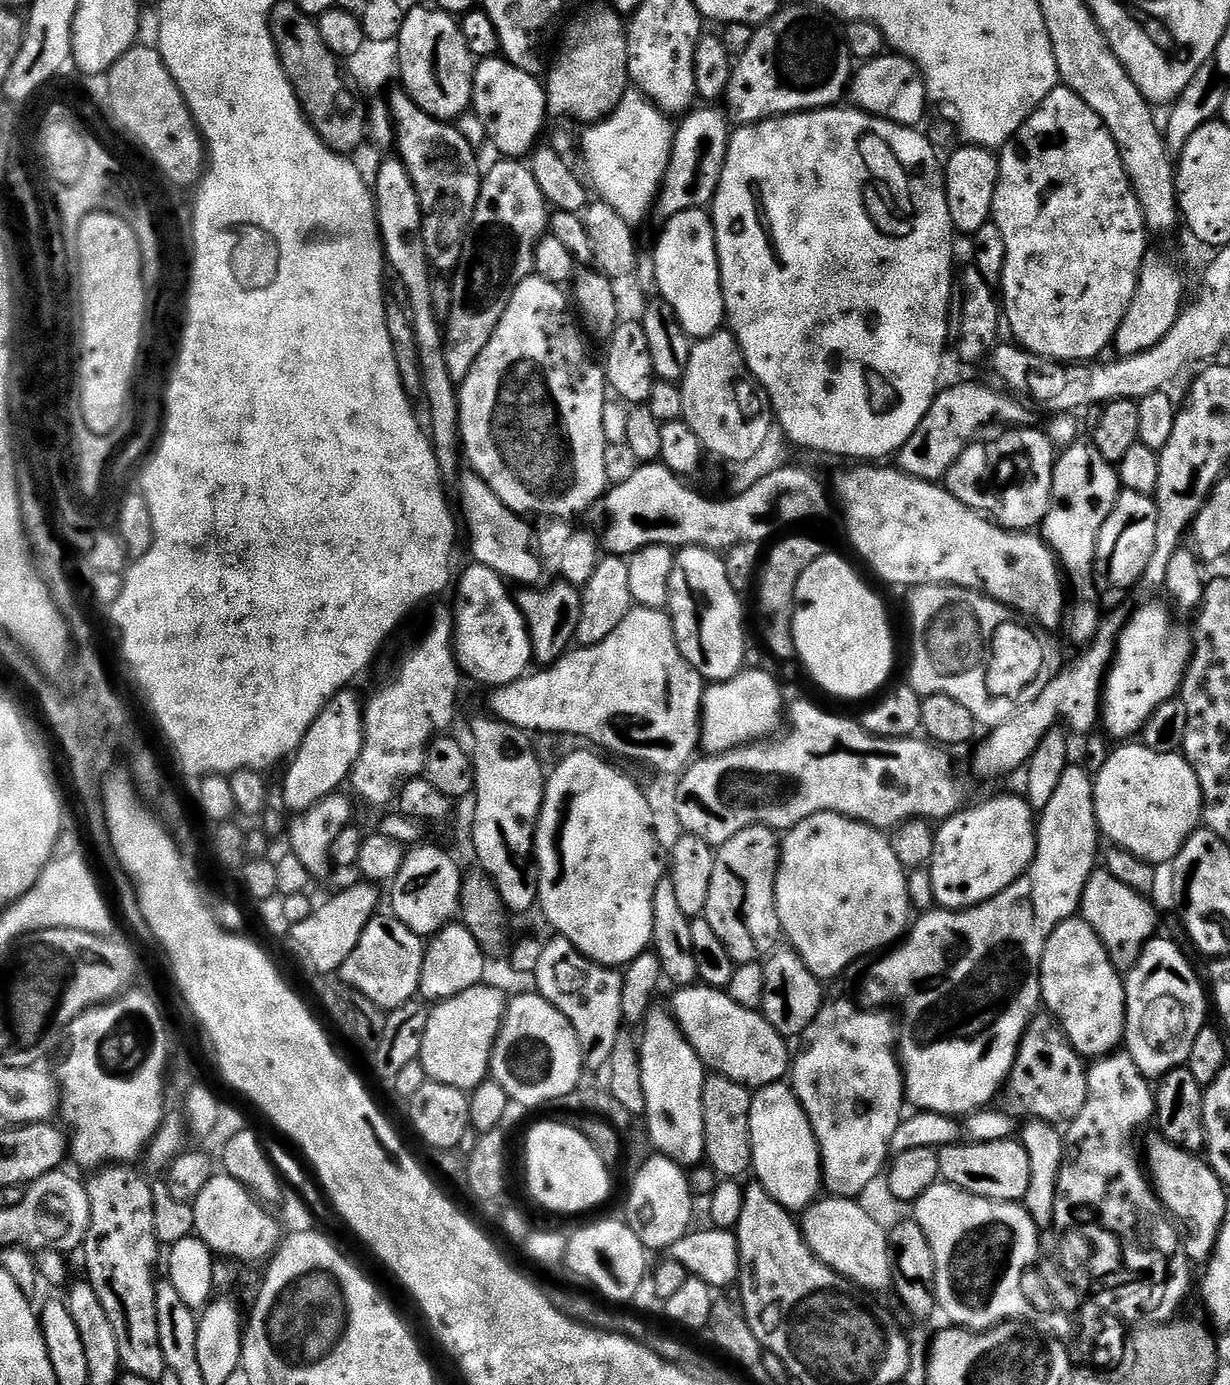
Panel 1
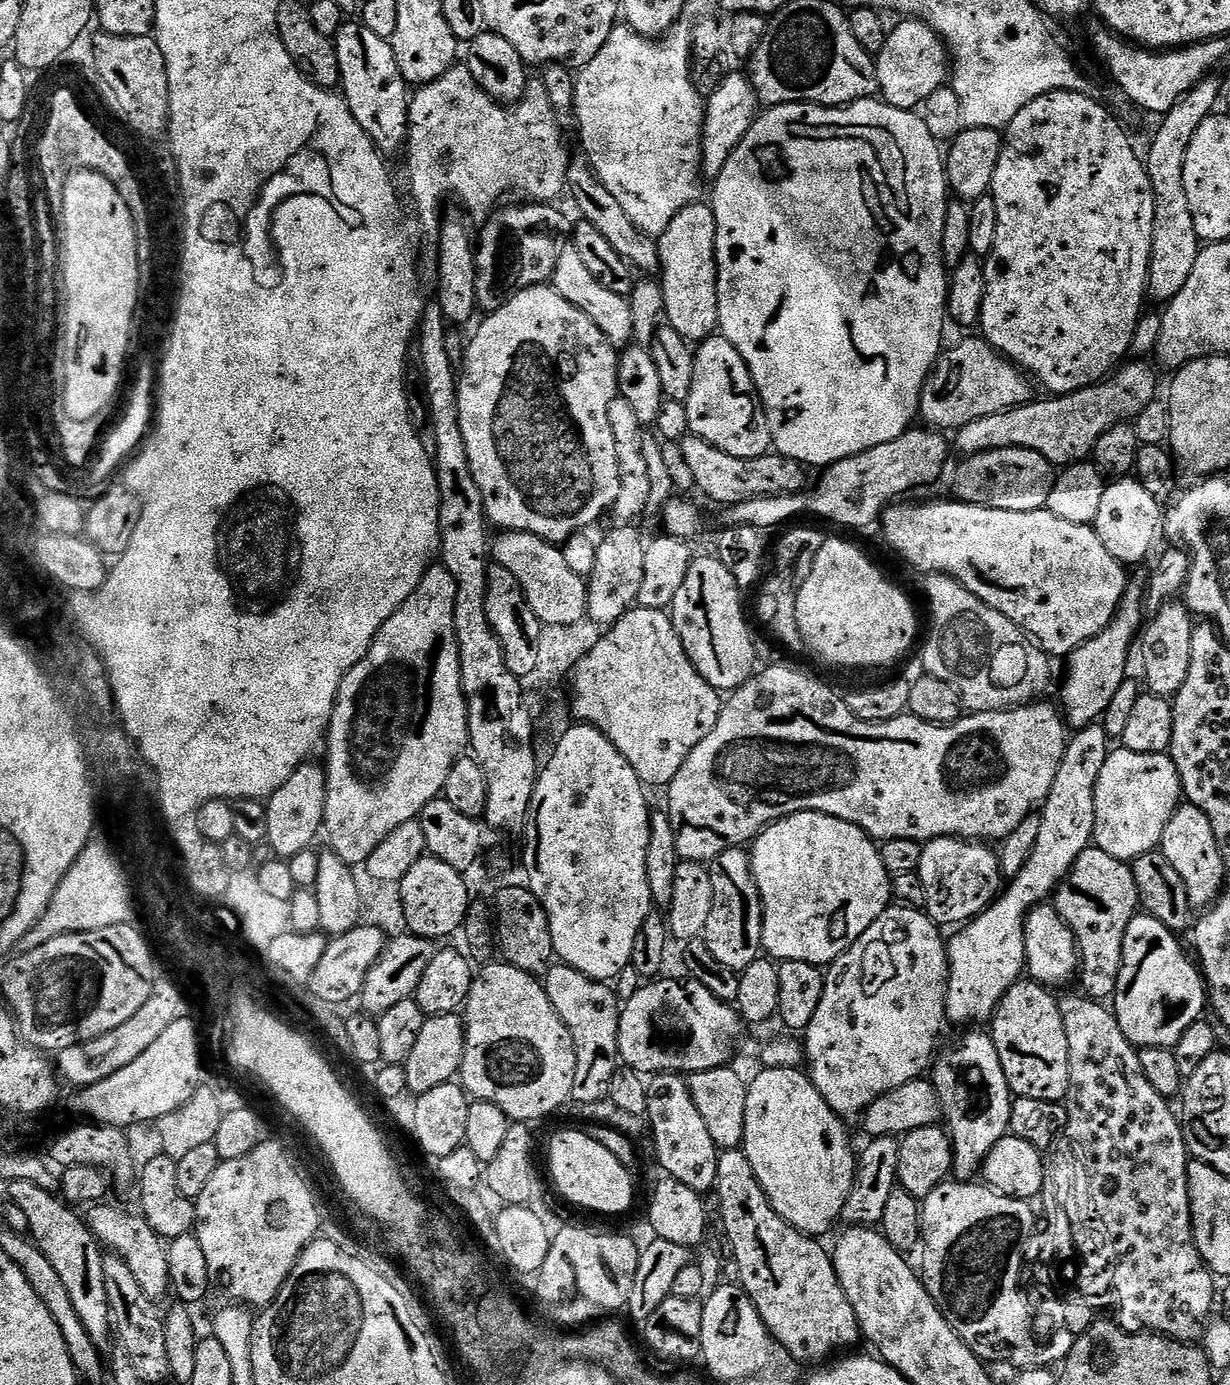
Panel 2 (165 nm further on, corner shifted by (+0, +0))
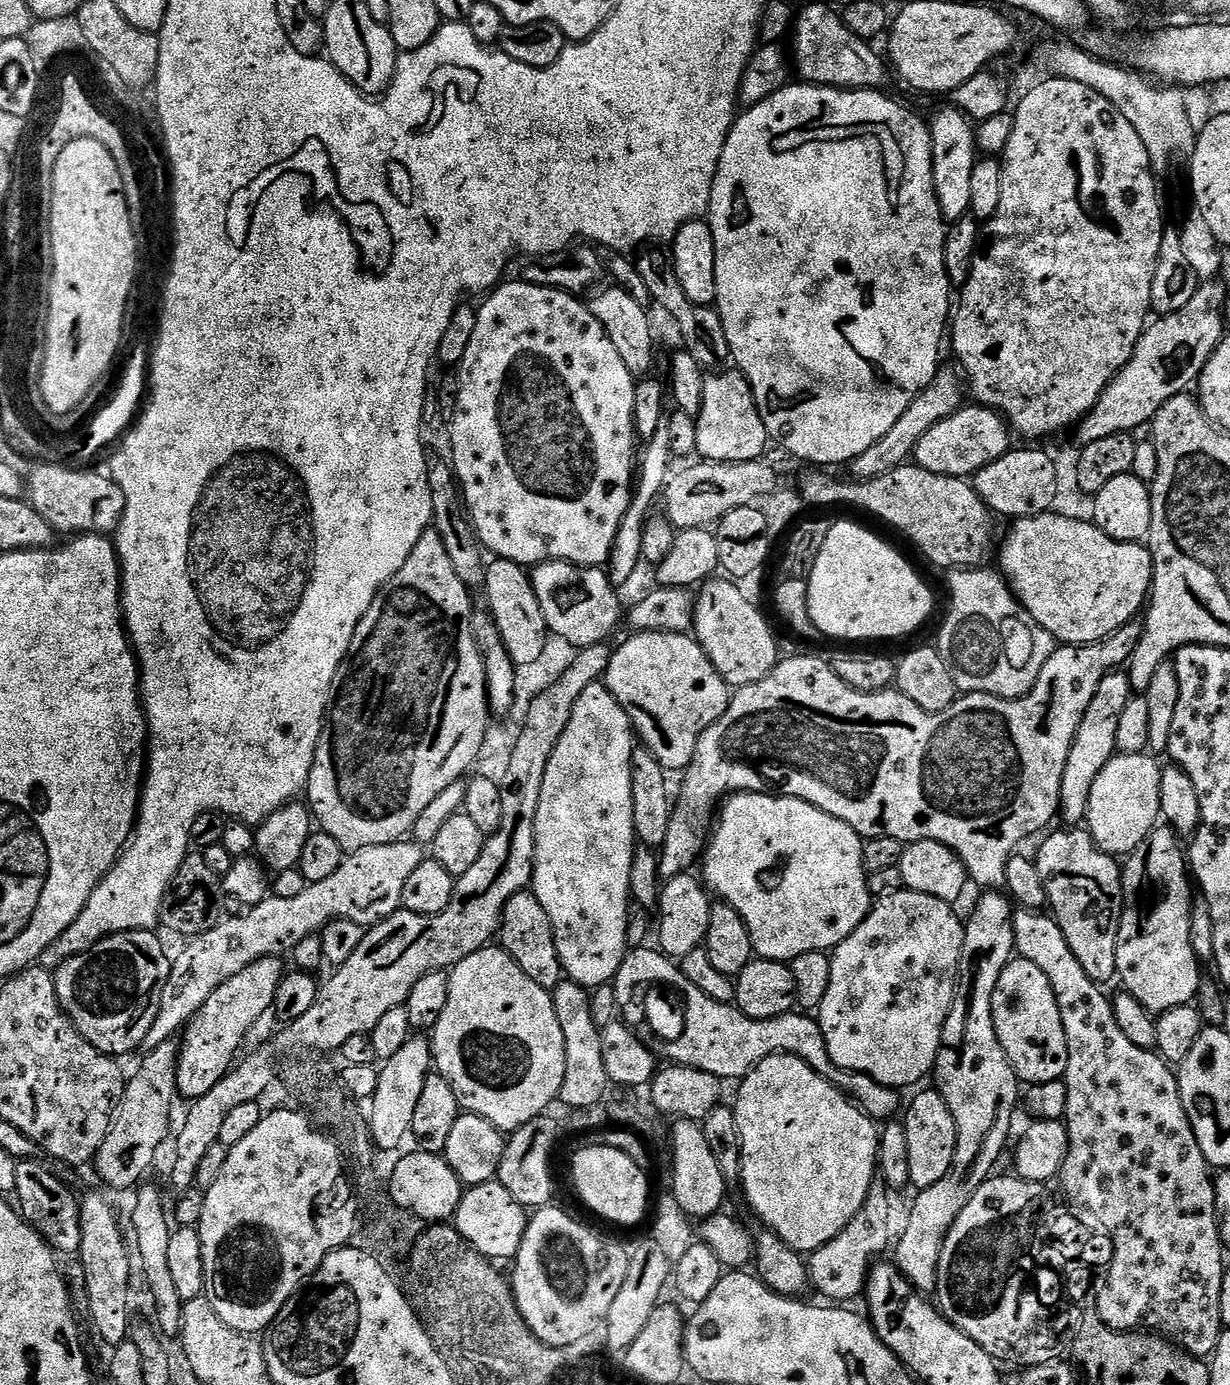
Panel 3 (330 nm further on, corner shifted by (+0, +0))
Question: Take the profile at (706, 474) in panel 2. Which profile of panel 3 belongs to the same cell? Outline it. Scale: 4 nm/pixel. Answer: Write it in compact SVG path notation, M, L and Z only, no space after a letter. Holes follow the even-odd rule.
M905 462L873 480L849 482L835 480L824 470L808 470L800 480L798 492L809 506L853 504L865 508L896 532L901 532L930 563L943 570L978 568L992 544L993 513L982 502L967 479L934 474L915 462Z

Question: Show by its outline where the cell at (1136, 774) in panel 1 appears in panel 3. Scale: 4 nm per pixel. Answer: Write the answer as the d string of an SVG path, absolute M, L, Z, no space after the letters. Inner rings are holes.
M1117 754L1113 756L1106 766L1102 766L1102 774L1094 778L1094 784L1090 786L1088 798L1088 810L1086 815L1086 830L1092 835L1092 842L1096 847L1117 858L1127 857L1140 843L1145 840L1152 829L1157 827L1160 815L1160 773L1161 765L1156 765L1151 755L1137 754L1125 756Z

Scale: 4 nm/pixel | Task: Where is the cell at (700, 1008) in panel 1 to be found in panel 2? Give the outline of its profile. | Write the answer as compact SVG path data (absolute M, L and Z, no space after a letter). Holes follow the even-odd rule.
M681 977L645 983L621 1007L618 1058L641 1076L689 1076L725 1067L731 1061L732 1038L744 1030L743 1020L729 1003L715 998L697 979Z

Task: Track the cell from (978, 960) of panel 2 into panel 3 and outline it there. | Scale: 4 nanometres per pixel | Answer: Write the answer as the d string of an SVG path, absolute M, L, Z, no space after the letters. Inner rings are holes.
M1120 670L1111 672L1105 676L1095 690L1090 704L1083 714L1075 732L1075 740L1070 746L1070 758L1066 758L1066 770L1062 774L1062 790L1060 791L1059 819L1065 820L1065 825L1076 826L1085 819L1088 810L1088 798L1090 786L1094 784L1094 778L1102 774L1102 766L1110 762L1117 755L1116 740L1118 718L1125 708L1126 702L1131 699L1132 691L1127 675Z

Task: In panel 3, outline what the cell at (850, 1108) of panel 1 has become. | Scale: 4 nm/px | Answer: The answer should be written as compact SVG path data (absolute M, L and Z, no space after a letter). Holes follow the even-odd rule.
M907 890L891 892L888 896L879 897L873 903L872 909L868 912L868 917L860 923L858 930L854 930L854 934L850 934L850 938L843 940L831 953L830 986L826 986L826 998L822 998L820 1003L818 1019L820 1032L824 1035L826 1042L826 1050L830 1050L830 1058L840 1068L846 1069L847 1072L861 1072L867 1076L872 1076L874 1082L895 1089L899 1089L900 1084L916 1084L927 1072L929 1075L935 1069L936 1059L940 1053L940 1043L942 1042L942 1030L946 1018L950 1014L950 1006L954 1002L958 962L964 941L964 920L961 917L956 917L956 912L952 908L955 907L949 901L939 900L930 894Z

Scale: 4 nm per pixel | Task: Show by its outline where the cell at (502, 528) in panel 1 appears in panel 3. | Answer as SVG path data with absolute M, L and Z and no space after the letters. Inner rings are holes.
M546 560L531 569L530 577L549 633L564 638L576 650L611 641L612 631L622 624L617 589L603 567L581 568L565 560Z

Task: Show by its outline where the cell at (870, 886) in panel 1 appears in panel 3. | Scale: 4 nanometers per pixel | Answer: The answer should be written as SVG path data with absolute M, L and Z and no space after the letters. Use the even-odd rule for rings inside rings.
M738 792L729 795L727 799L719 805L718 815L714 820L714 827L706 841L706 847L702 853L702 864L704 862L703 883L709 893L717 892L719 899L723 903L729 904L733 910L742 918L746 924L746 930L750 934L752 951L762 960L779 960L790 962L798 958L798 954L810 954L811 952L828 952L839 946L843 940L850 938L854 930L872 909L874 898L868 892L868 876L864 871L862 854L864 853L864 840L852 829L849 824L810 806L810 802L802 802L798 798L773 794L767 796L761 792Z

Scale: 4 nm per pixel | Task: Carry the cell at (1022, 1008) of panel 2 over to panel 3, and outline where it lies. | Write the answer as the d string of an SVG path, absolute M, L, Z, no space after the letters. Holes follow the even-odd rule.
M1013 958L998 974L998 986L992 999L994 1014L994 1030L998 1034L998 1042L1014 1070L1017 1081L1025 1085L1054 1082L1063 1077L1068 1061L1068 1043L1066 1030L1062 1026L1062 1014L1058 1010L1058 998L1054 998L1054 990L1050 986L1050 978L1034 966L1034 962Z

